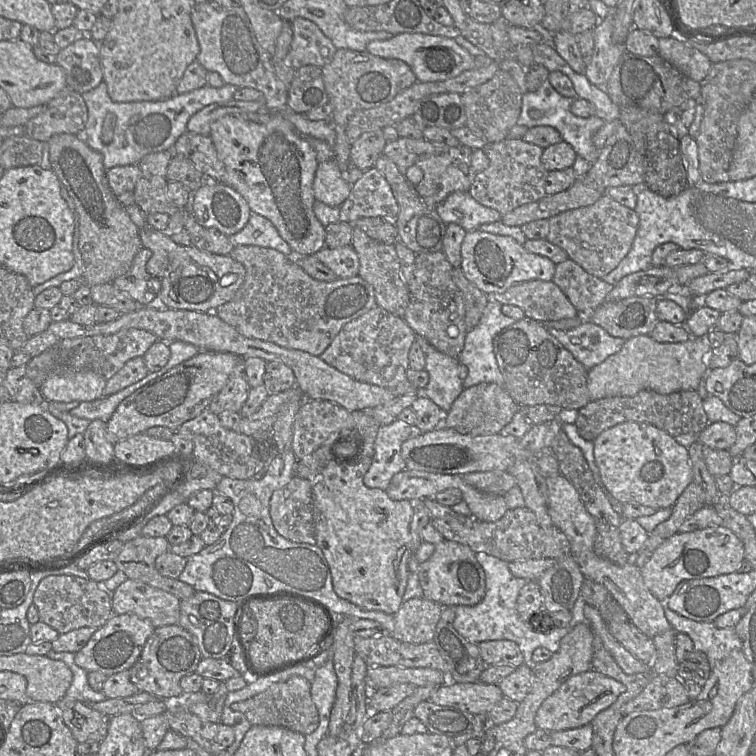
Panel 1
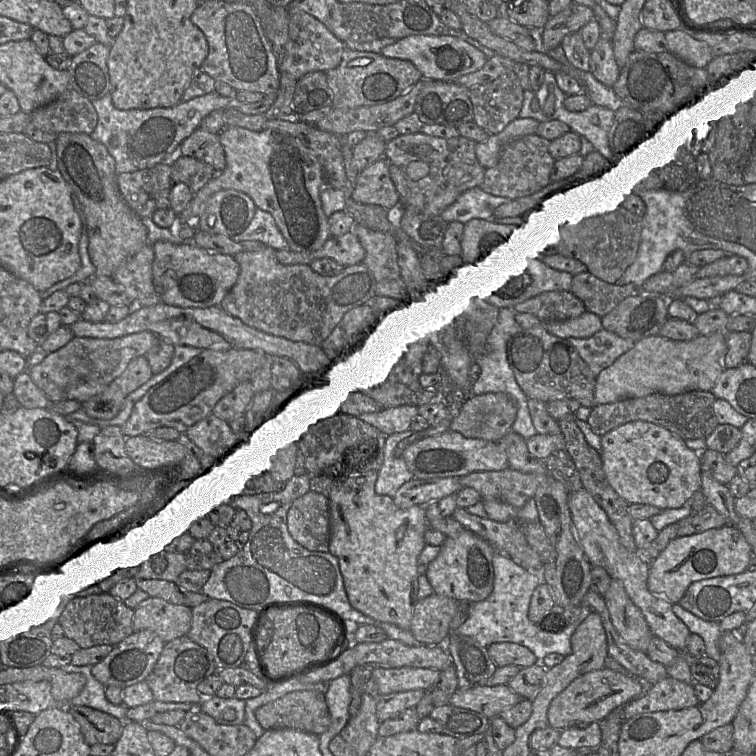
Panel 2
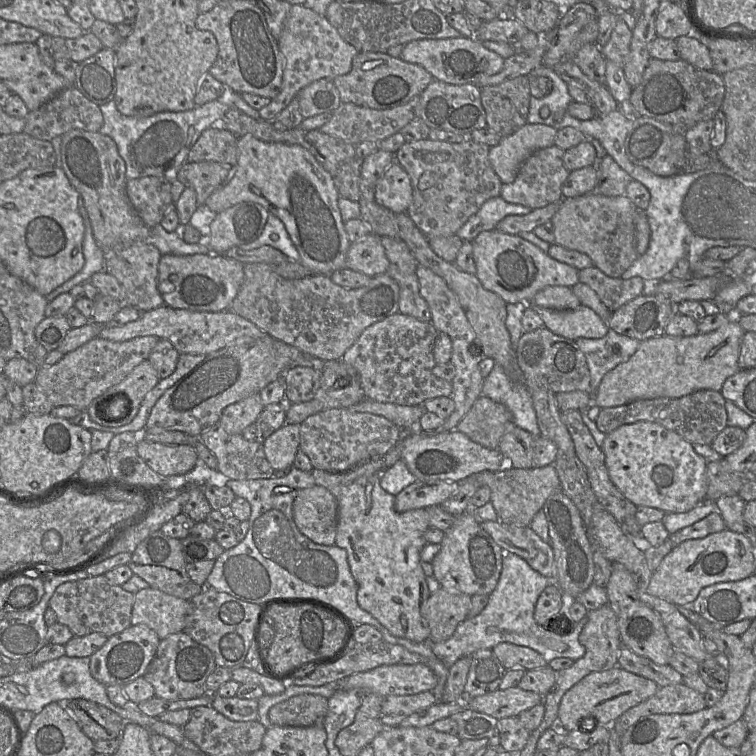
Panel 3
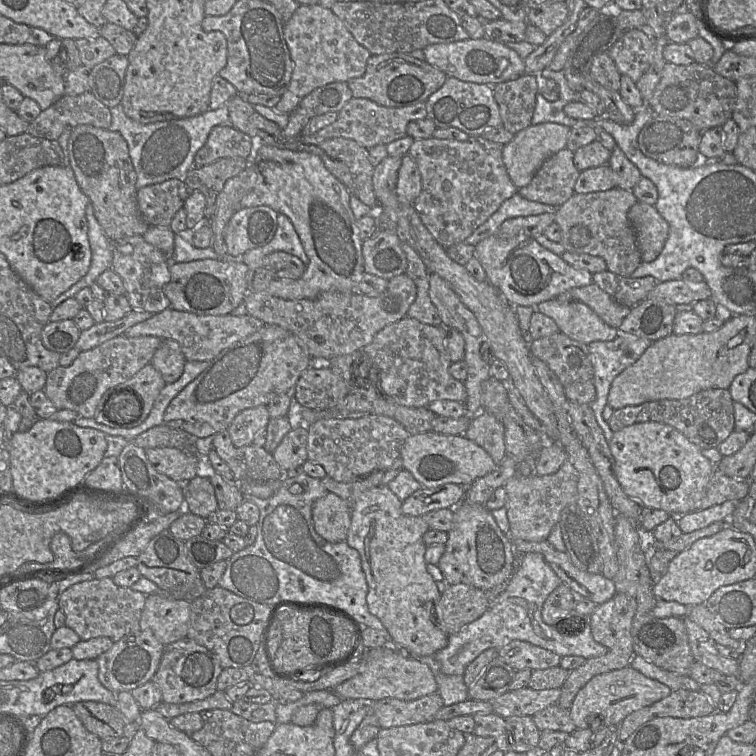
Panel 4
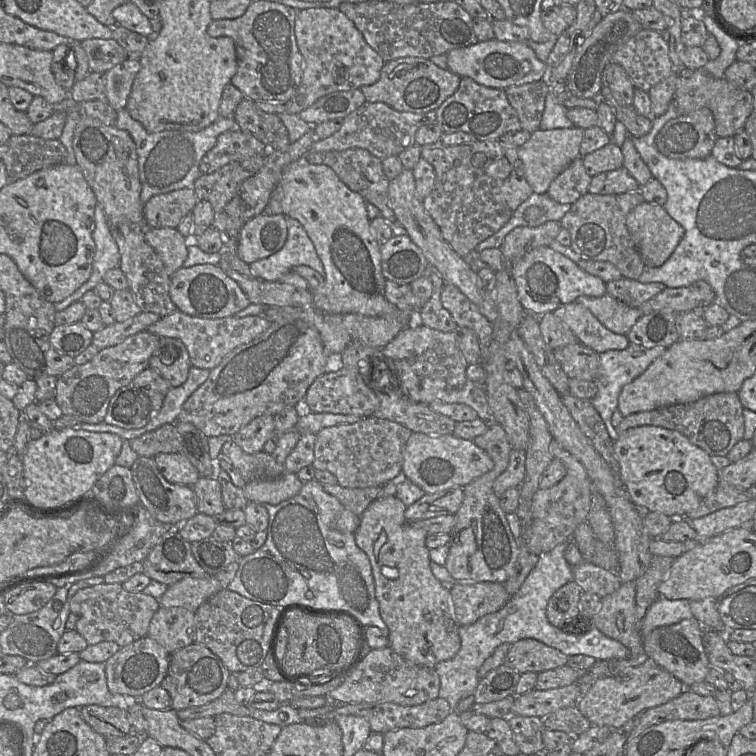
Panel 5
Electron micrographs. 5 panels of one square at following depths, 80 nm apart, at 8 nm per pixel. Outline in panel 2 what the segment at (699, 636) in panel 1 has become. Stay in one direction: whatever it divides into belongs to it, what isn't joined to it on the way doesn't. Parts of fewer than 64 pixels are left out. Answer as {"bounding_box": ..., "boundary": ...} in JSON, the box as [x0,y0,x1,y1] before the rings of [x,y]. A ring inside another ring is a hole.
{"bounding_box":[673,604,724,662],"boundary":[[[674,604],[673,612],[688,627],[691,634],[700,636],[705,643],[705,656],[719,662],[721,652],[719,642],[724,634],[719,623],[704,621],[679,604]]]}

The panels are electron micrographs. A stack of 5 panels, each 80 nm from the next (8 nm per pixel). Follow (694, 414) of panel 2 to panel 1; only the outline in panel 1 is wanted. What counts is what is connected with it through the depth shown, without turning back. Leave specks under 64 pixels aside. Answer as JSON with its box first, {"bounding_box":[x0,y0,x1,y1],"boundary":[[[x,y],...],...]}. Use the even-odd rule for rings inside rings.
{"bounding_box":[574,390,710,441],"boundary":[[[643,390],[634,396],[616,396],[590,400],[587,405],[578,409],[574,424],[582,438],[593,441],[604,430],[629,421],[651,424],[673,437],[681,434],[698,435],[710,423],[703,408],[703,399],[696,390],[679,391],[670,394]]]}

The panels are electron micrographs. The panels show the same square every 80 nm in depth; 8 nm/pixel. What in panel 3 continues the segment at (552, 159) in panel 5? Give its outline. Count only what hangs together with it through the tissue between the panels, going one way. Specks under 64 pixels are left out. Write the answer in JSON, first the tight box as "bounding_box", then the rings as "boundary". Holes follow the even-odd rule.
{"bounding_box":[489,123,556,183],"boundary":[[[527,123],[491,147],[489,161],[502,183],[513,182],[522,163],[535,151],[554,146],[556,134],[554,127]]]}

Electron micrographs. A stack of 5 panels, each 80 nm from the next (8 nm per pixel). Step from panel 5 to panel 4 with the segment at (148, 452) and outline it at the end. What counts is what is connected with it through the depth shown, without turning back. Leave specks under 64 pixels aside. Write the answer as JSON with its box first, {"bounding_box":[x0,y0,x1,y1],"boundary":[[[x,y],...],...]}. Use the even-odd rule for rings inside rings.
{"bounding_box":[129,424,199,456],"boundary":[[[161,424],[129,441],[145,450],[150,448],[176,448],[199,456],[196,440],[197,437],[188,432]]]}

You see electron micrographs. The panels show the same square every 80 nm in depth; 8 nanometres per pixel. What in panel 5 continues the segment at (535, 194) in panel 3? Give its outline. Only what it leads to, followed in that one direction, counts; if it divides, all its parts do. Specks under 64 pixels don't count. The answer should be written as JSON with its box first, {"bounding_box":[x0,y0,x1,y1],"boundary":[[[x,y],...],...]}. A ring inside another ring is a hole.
{"bounding_box":[546,157,591,204],"boundary":[[[579,157],[552,181],[546,195],[558,203],[573,204],[588,193],[591,180]]]}

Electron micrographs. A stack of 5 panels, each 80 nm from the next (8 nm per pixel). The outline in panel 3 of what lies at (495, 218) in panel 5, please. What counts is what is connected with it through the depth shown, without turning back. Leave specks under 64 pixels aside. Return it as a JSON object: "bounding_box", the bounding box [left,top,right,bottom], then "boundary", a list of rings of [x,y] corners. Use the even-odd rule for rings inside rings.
{"bounding_box":[394,139,503,237],"boundary":[[[426,139],[406,142],[394,154],[395,163],[399,163],[407,172],[413,189],[413,200],[406,212],[427,237],[456,235],[487,200],[500,195],[503,183],[490,164],[490,148],[470,139],[463,143]]]}

